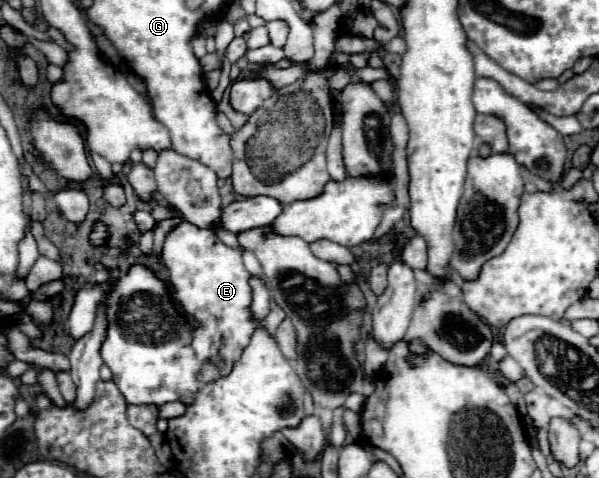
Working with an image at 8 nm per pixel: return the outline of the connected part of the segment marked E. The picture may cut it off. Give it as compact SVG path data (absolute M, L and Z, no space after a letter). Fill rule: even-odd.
M182 222L166 236L162 260L170 270L170 286L174 300L188 316L198 322L194 330L192 348L204 360L200 380L206 384L220 376L226 376L232 370L232 364L238 360L240 352L248 346L250 336L256 328L256 322L250 314L250 272L244 268L240 248L230 248L224 242L218 242L218 236L212 230L202 230L190 222ZM220 342L224 342L226 356L224 362L216 366L208 358L218 352Z

